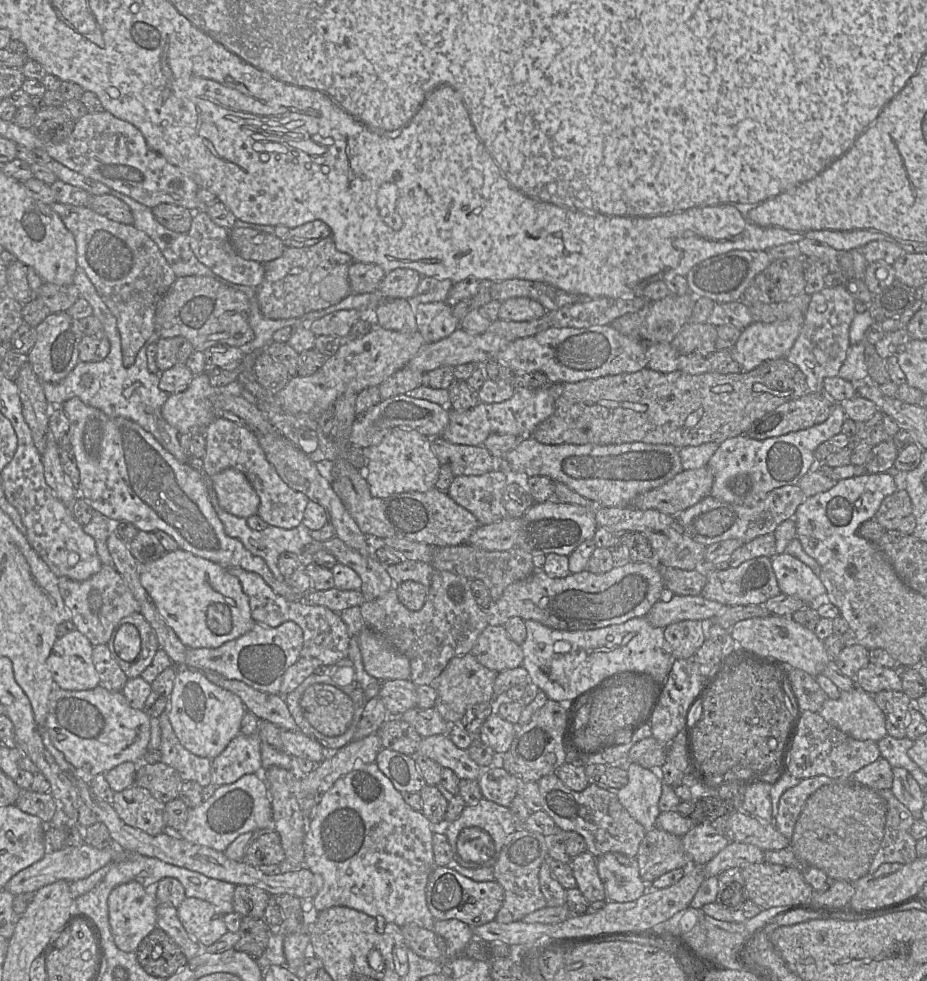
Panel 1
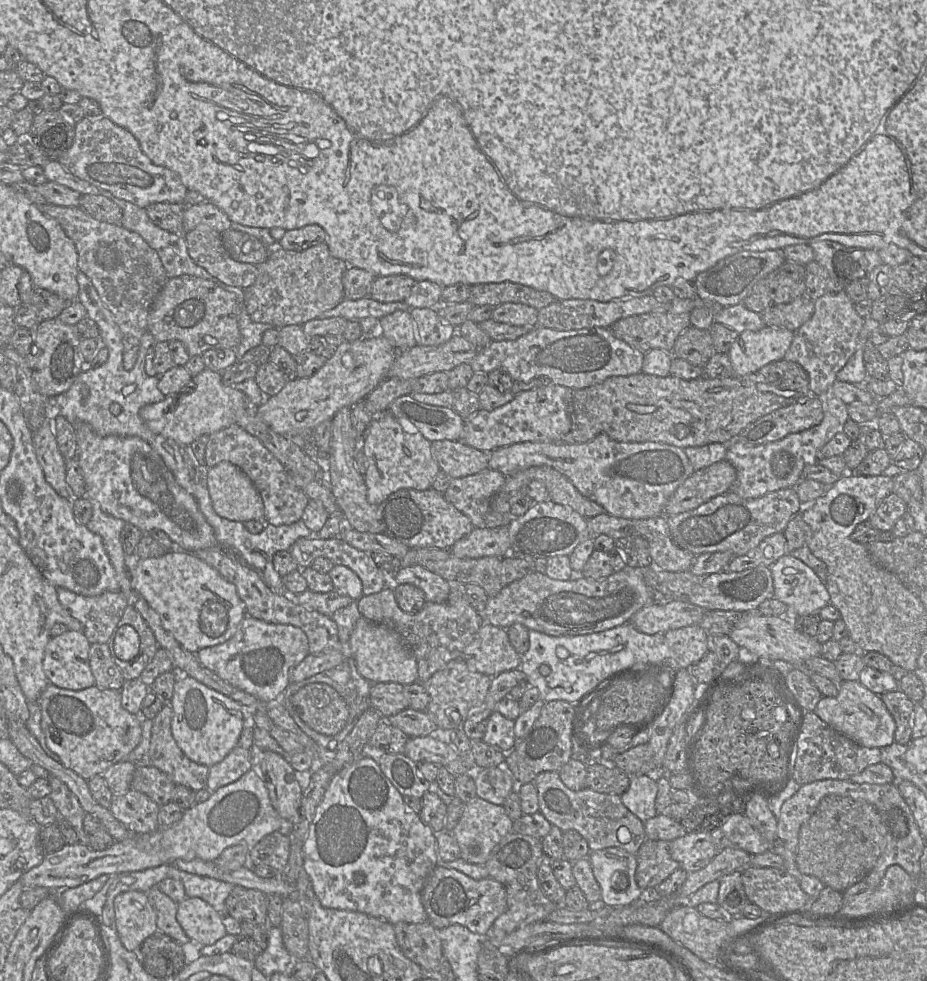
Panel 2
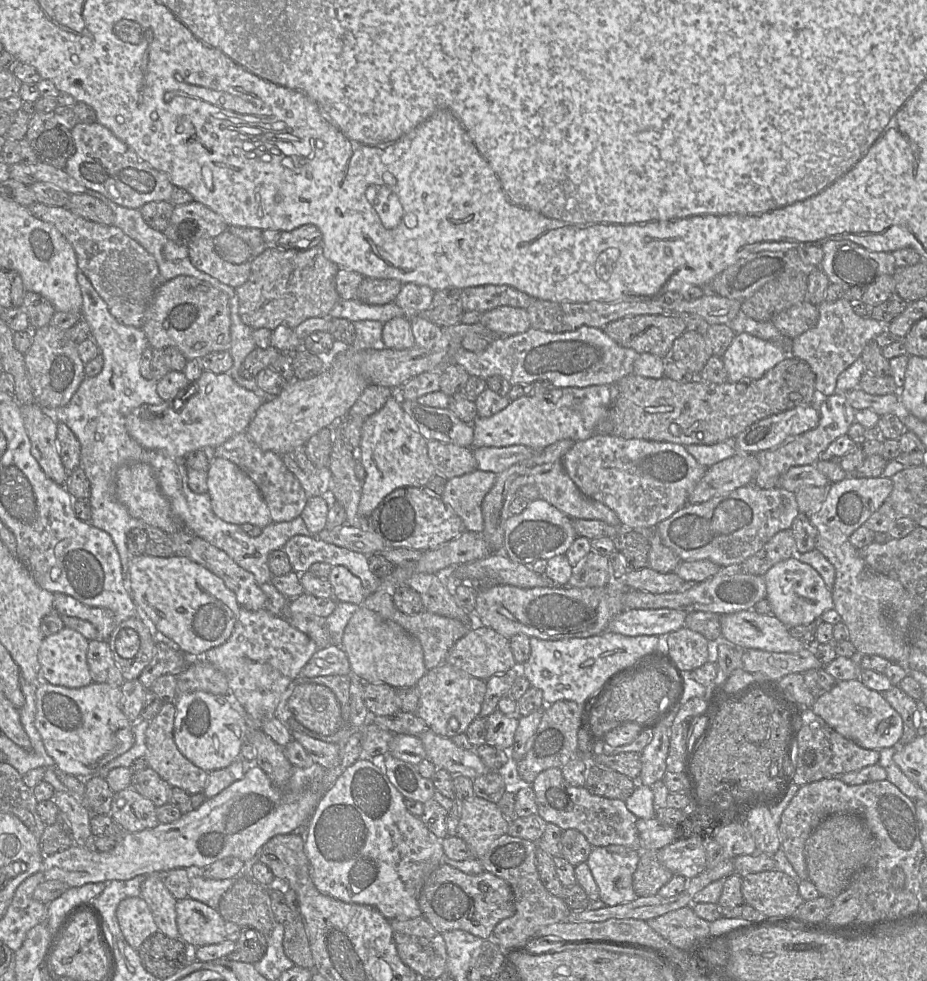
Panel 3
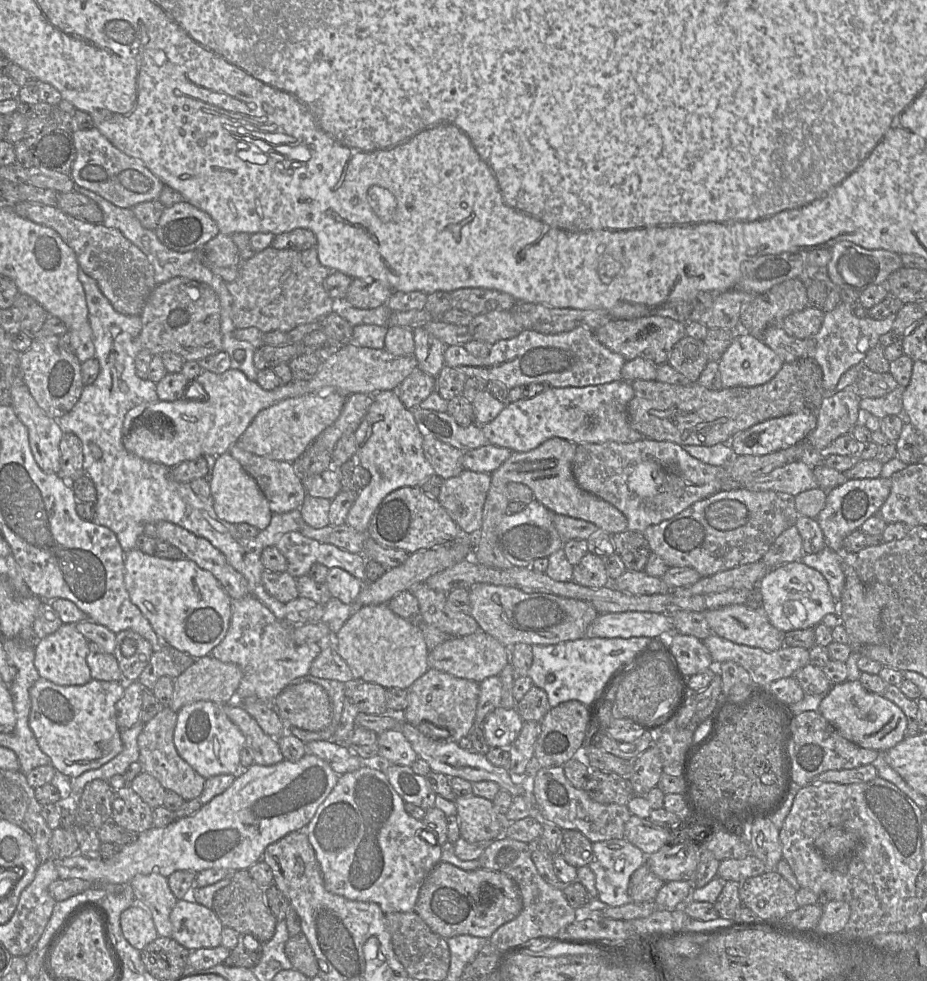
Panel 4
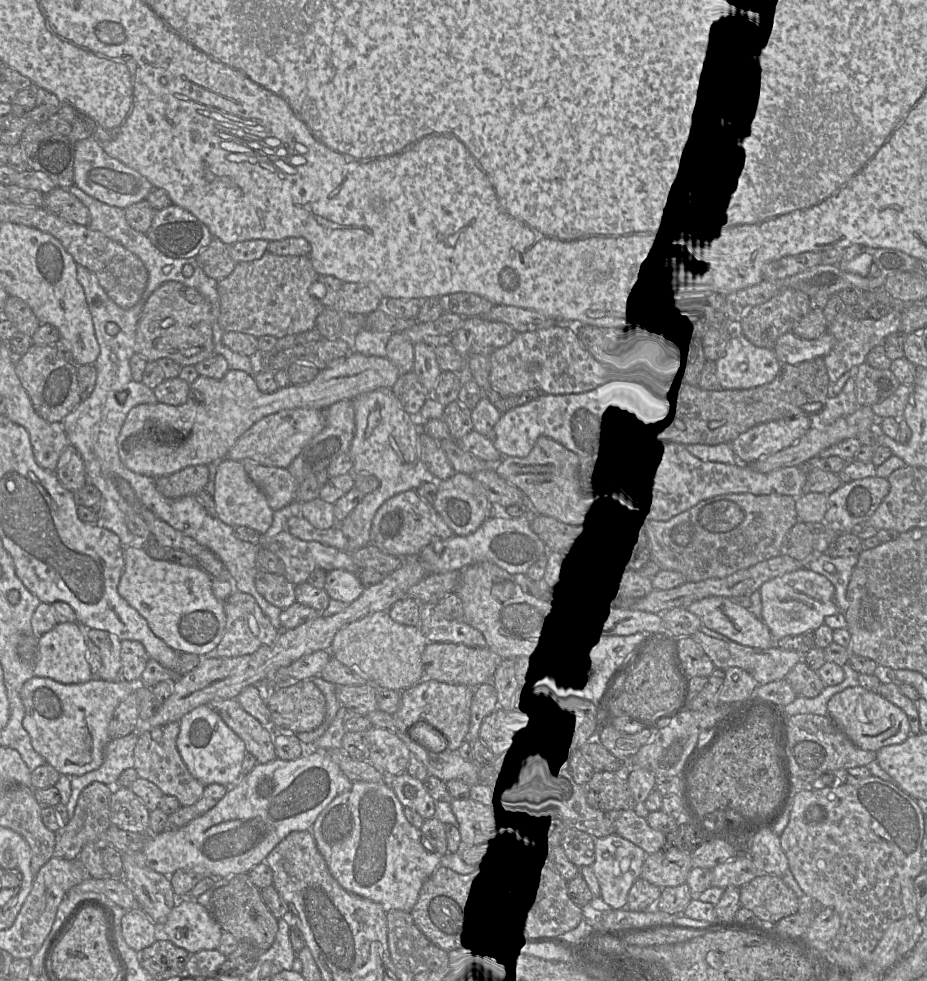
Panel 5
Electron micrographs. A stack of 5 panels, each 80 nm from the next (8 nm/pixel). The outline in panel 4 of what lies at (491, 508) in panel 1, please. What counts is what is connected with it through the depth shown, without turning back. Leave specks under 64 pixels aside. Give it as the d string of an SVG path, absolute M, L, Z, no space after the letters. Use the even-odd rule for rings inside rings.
M463 470L459 475L443 481L437 500L463 535L479 533L490 484L489 473L470 470Z

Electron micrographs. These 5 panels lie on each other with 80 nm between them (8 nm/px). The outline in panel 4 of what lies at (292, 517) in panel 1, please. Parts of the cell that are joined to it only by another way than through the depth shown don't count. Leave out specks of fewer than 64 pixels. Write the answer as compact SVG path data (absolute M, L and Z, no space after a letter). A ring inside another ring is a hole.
M236 444L228 453L254 478L273 514L300 508L307 494L292 463L255 455Z

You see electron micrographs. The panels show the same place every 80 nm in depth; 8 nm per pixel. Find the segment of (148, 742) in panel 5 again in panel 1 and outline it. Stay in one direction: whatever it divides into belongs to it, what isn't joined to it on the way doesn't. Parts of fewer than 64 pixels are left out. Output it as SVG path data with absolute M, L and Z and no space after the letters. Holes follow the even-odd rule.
M168 709L158 719L161 729L161 762L176 769L183 781L195 781L202 787L209 785L212 760L196 756L180 744L169 721Z

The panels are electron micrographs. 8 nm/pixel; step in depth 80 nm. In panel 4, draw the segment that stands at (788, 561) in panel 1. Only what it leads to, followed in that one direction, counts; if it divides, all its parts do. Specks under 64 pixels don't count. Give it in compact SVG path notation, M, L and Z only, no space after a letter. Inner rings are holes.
M800 561L790 562L770 569L759 581L763 610L770 623L782 632L815 628L827 614L837 613L834 600L824 576Z

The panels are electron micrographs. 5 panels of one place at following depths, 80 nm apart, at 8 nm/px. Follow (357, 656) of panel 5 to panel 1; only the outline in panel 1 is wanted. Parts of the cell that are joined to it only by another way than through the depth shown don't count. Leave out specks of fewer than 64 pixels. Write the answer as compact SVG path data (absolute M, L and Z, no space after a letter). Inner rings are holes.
M364 627L359 634L359 647L365 671L379 679L409 680L409 659L397 651L382 635Z

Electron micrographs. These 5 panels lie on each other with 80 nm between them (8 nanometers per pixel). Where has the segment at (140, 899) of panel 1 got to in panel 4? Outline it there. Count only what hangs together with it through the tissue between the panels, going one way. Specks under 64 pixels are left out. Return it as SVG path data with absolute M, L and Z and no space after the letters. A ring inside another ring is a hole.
M141 904L124 910L120 916L120 925L125 939L139 951L158 937L150 912Z

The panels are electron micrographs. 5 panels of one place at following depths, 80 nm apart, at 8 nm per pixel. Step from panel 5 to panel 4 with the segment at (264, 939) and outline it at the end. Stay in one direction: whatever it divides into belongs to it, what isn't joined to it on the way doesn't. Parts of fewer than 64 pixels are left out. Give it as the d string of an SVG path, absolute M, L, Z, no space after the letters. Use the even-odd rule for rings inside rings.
M248 870L231 873L230 884L218 890L213 898L212 909L224 927L240 933L252 933L262 942L267 942L275 933L277 919L268 907L265 889L257 884Z

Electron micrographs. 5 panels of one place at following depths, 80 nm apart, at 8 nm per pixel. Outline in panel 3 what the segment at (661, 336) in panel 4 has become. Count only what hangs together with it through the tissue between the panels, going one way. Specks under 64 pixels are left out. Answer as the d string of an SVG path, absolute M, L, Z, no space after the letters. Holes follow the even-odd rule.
M671 315L630 316L611 322L603 331L620 346L668 359L674 341L687 330L687 320Z

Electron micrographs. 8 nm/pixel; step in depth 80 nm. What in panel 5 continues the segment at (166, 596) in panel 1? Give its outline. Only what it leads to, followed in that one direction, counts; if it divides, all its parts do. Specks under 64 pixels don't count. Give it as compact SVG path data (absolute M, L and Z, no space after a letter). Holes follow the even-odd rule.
M132 545L127 548L124 548L124 569L118 584L118 593L122 598L124 598L135 610L139 612L141 616L143 616L152 632L162 639L170 648L174 649L177 652L188 652L199 655L201 657L207 657L209 655L213 655L216 647L220 643L226 624L226 615L224 611L224 602L218 600L213 592L212 592L212 577L204 571L201 567L188 567L180 564L176 564L173 562L169 562L166 560L156 560L150 557L141 547L138 545Z

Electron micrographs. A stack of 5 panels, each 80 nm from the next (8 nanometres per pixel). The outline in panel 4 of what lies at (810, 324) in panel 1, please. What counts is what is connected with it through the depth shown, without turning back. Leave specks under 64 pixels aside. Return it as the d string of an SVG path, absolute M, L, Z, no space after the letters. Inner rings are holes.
M844 302L825 313L820 330L813 336L815 341L813 359L823 372L824 398L833 396L841 376L851 367L862 363L867 353L879 344L879 338L892 331L895 319L896 315L890 315L883 320L874 320L870 317L859 318L851 312L850 304Z

